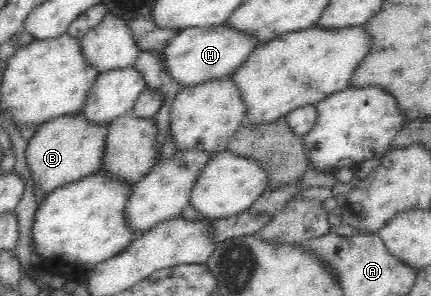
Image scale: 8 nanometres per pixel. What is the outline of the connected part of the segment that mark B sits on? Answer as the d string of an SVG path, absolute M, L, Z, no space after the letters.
M61 114L49 118L35 129L35 134L28 141L25 150L27 165L31 171L34 185L38 185L45 195L57 186L68 181L95 173L103 167L105 139L109 133L109 122L91 122L85 114Z

